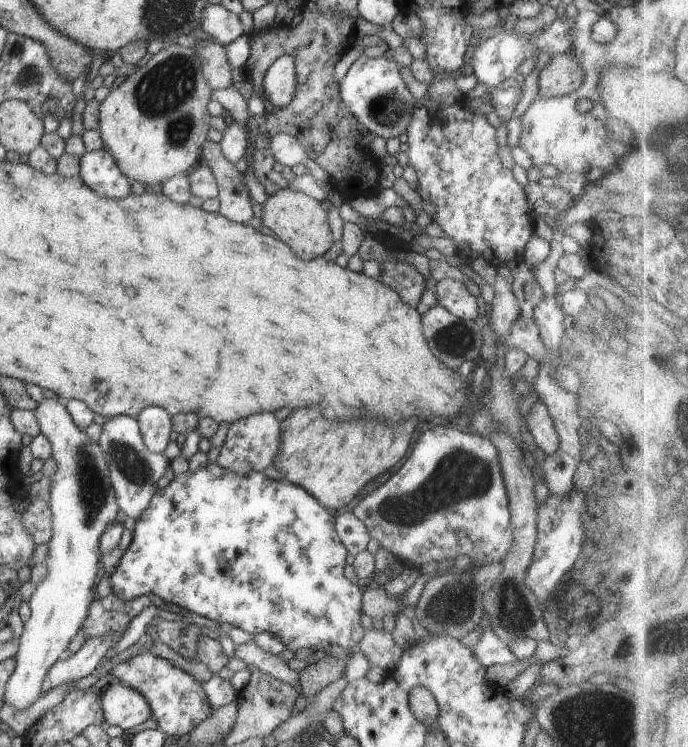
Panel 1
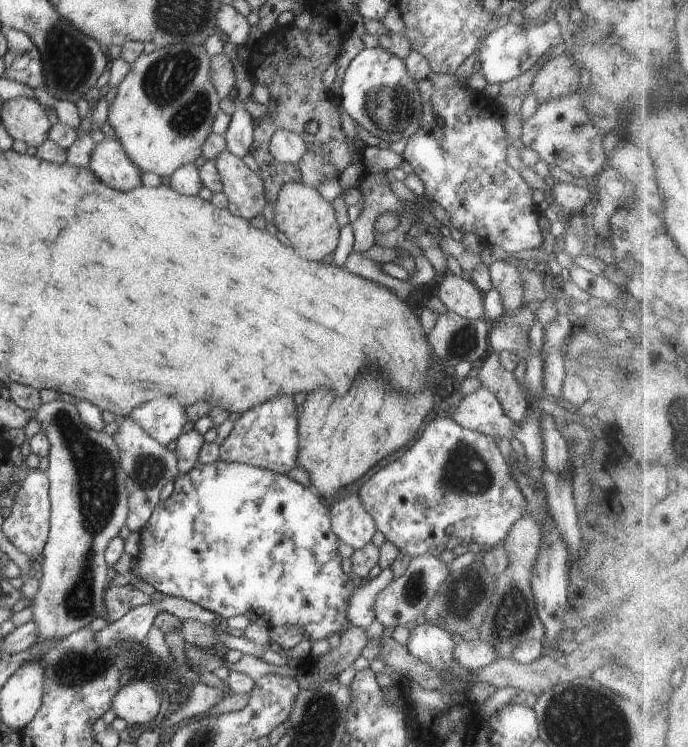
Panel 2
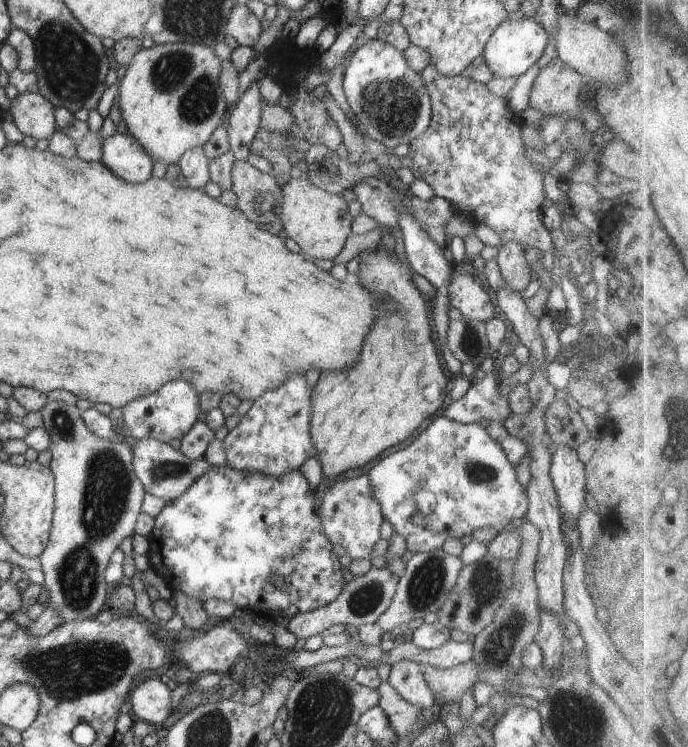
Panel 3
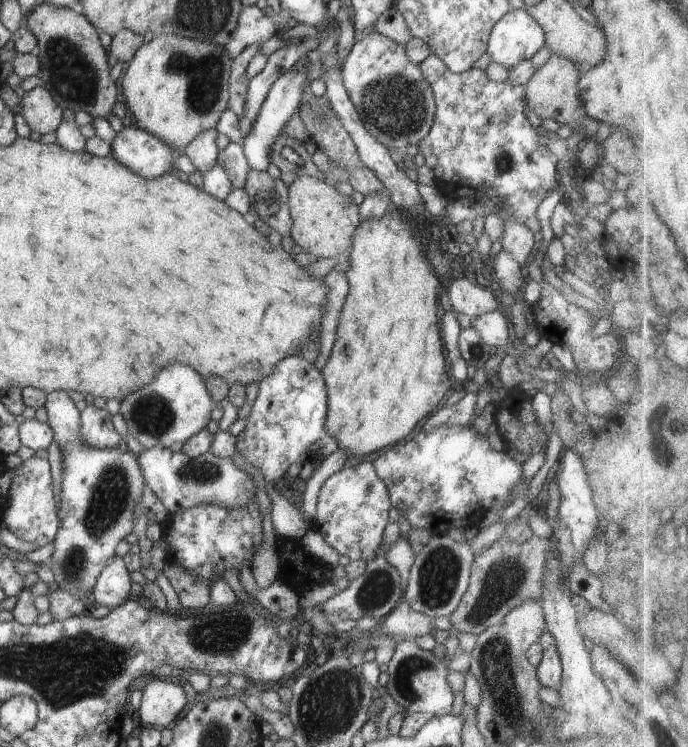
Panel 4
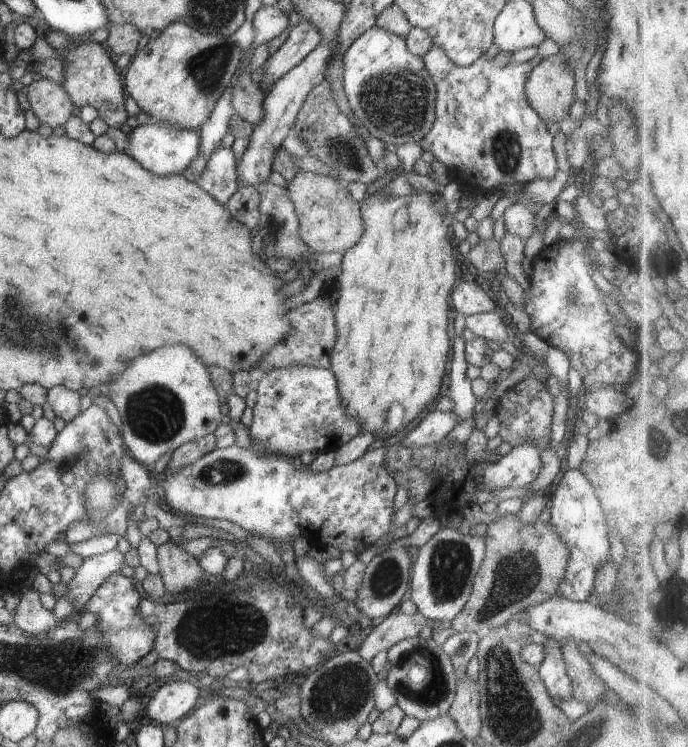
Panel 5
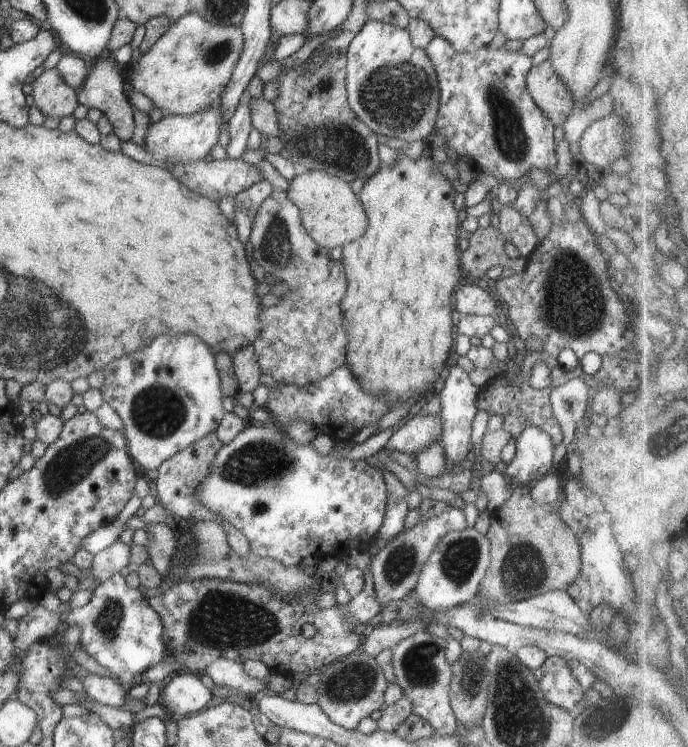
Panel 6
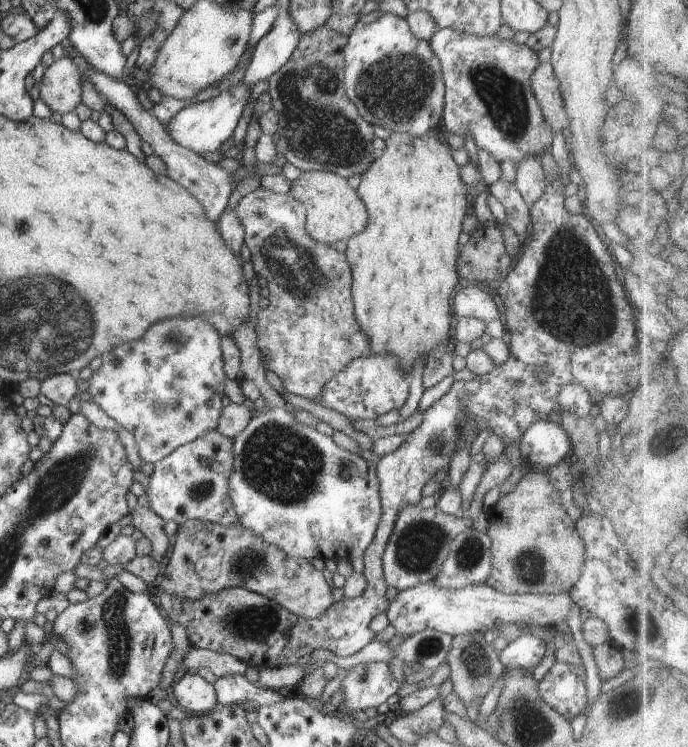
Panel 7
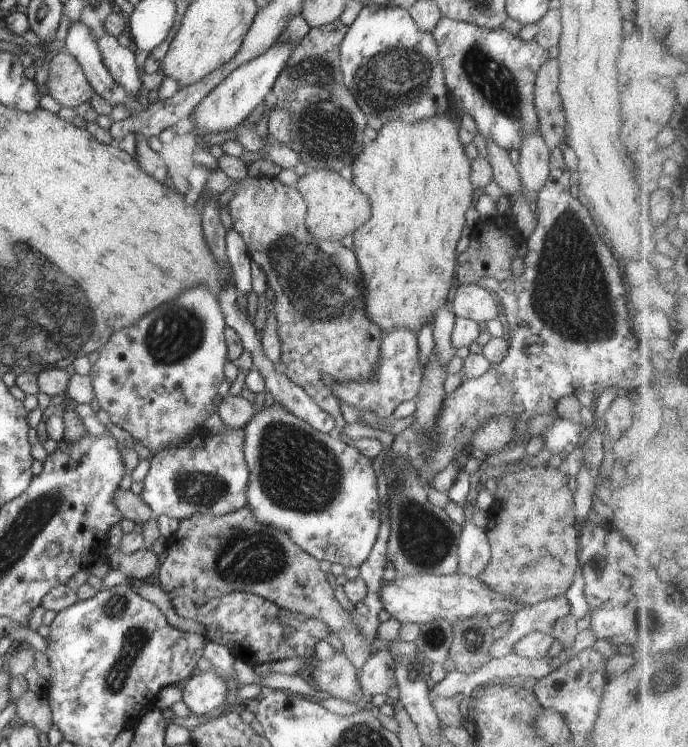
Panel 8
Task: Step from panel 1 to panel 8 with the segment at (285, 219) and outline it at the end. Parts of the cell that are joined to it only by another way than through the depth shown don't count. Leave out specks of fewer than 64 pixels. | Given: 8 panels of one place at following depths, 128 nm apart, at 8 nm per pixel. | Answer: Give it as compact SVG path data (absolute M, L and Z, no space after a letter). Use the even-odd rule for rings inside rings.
M312 169L299 178L295 189L306 201L305 225L316 240L341 241L371 217L369 198L352 181L344 179L339 171Z

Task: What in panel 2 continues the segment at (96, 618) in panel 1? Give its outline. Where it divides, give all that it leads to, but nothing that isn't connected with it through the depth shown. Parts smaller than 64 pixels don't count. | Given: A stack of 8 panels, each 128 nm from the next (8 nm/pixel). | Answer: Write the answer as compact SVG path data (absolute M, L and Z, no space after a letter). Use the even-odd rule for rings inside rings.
M128 582L124 586L112 585L104 593L104 616L102 618L108 623L117 621L130 609L136 608L138 605L147 605L152 600L154 600L152 597Z

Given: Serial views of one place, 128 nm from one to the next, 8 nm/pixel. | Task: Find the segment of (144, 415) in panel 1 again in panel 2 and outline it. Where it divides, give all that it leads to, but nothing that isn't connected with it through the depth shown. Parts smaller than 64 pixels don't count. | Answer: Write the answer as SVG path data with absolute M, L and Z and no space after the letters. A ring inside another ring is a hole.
M158 397L134 408L128 418L166 447L181 435L182 427L188 421L186 407L179 402L174 397Z

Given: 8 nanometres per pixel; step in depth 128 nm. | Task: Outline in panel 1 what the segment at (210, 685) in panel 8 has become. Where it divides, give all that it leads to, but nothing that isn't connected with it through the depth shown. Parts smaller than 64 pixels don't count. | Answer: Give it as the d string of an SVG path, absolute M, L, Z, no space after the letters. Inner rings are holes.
M112 683L100 695L103 720L110 725L128 730L151 718L148 701L132 687Z

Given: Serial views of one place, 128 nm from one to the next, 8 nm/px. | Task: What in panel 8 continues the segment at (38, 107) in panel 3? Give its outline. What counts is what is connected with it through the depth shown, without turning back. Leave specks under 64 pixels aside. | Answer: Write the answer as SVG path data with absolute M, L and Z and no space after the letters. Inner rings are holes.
M61 50L50 55L47 94L60 106L76 108L89 102L96 94L90 86L80 63L68 52Z

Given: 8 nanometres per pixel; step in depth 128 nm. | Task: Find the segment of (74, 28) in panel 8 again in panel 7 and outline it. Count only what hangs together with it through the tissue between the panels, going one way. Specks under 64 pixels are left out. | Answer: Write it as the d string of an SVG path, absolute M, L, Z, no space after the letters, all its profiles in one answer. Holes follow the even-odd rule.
M94 68L87 70L84 75L99 90L106 102L124 113L124 116L132 123L134 130L140 135L142 142L148 142L155 154L160 157L160 160L166 162L167 175L186 188L192 196L195 196L202 203L207 215L217 224L223 210L227 208L230 194L234 192L239 183L232 181L230 177L232 173L220 167L218 163L209 162L202 155L174 142L162 123L158 121L151 110L147 111L142 107L140 99L137 98L138 95L124 81L108 76Z

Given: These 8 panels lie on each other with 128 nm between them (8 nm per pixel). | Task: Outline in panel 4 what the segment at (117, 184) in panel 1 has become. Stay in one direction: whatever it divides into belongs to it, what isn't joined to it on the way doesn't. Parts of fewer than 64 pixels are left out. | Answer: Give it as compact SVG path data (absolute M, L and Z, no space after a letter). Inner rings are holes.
M134 125L117 132L110 144L111 157L145 179L170 172L173 160L180 155L162 139Z

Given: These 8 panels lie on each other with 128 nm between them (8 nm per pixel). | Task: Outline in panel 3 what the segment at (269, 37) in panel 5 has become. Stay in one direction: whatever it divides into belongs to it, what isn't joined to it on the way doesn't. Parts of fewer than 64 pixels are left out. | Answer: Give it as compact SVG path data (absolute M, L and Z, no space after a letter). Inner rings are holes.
M235 4L228 15L225 29L232 45L254 48L262 32L262 20L259 20L245 4Z

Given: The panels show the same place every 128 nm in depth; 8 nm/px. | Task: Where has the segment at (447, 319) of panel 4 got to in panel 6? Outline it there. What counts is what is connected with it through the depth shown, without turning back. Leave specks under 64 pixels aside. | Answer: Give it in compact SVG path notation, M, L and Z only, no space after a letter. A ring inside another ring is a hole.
M454 365L450 369L448 377L444 380L444 386L439 393L442 410L438 415L443 422L443 435L439 438L439 441L442 443L447 460L452 462L454 466L460 465L457 470L462 469L466 458L471 459L471 455L468 455L472 454L470 434L472 434L472 420L474 420L478 411L477 398L480 391L481 388L474 386L471 381L469 372L458 365Z

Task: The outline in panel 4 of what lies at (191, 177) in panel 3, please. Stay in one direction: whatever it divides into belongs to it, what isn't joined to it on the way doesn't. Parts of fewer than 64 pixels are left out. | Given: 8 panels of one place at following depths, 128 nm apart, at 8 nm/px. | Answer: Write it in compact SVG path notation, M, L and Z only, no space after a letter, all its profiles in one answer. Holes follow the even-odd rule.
M216 130L201 132L183 150L200 174L206 174L217 163L220 152L216 144L217 134Z

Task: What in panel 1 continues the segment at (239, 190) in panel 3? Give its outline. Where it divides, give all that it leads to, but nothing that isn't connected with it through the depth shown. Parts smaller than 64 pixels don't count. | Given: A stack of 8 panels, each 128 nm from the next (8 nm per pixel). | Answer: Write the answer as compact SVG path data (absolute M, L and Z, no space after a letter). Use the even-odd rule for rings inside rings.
M203 142L201 161L212 169L219 188L218 214L235 223L248 225L254 214L252 198L245 184L245 174L239 172L234 163L224 158L218 143Z

